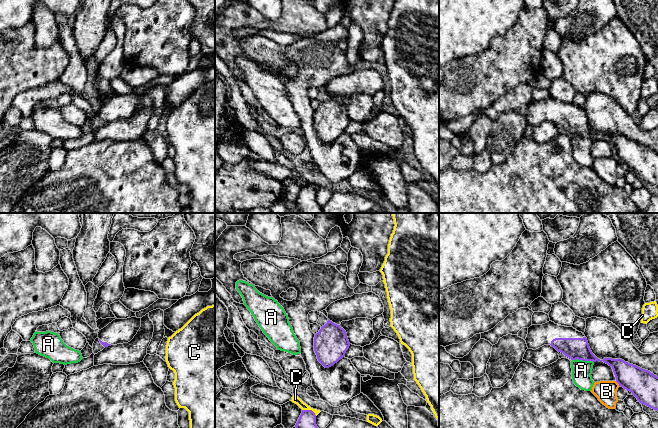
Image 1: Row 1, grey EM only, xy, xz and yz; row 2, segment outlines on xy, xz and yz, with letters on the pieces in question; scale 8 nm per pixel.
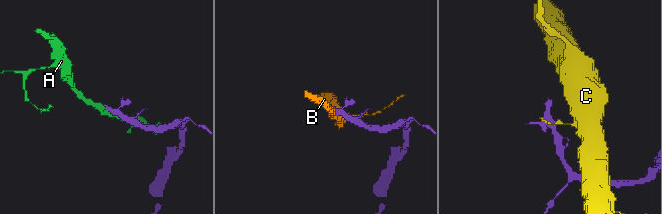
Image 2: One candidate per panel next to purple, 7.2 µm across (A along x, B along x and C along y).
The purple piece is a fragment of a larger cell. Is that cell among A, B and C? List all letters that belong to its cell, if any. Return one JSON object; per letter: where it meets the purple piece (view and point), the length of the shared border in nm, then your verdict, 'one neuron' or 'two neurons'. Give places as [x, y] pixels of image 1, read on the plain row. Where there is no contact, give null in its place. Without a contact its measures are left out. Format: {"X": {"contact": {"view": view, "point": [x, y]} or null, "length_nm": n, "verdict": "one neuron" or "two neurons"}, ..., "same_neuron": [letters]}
{"A": {"contact": {"view": "yz", "point": [583, 136]}, "length_nm": 180, "verdict": "two neurons"}, "B": {"contact": {"view": "yz", "point": [618, 159]}, "length_nm": 60, "verdict": "two neurons"}, "C": {"contact": {"view": "xz", "point": [309, 186]}, "length_nm": 130, "verdict": "two neurons"}, "same_neuron": []}

